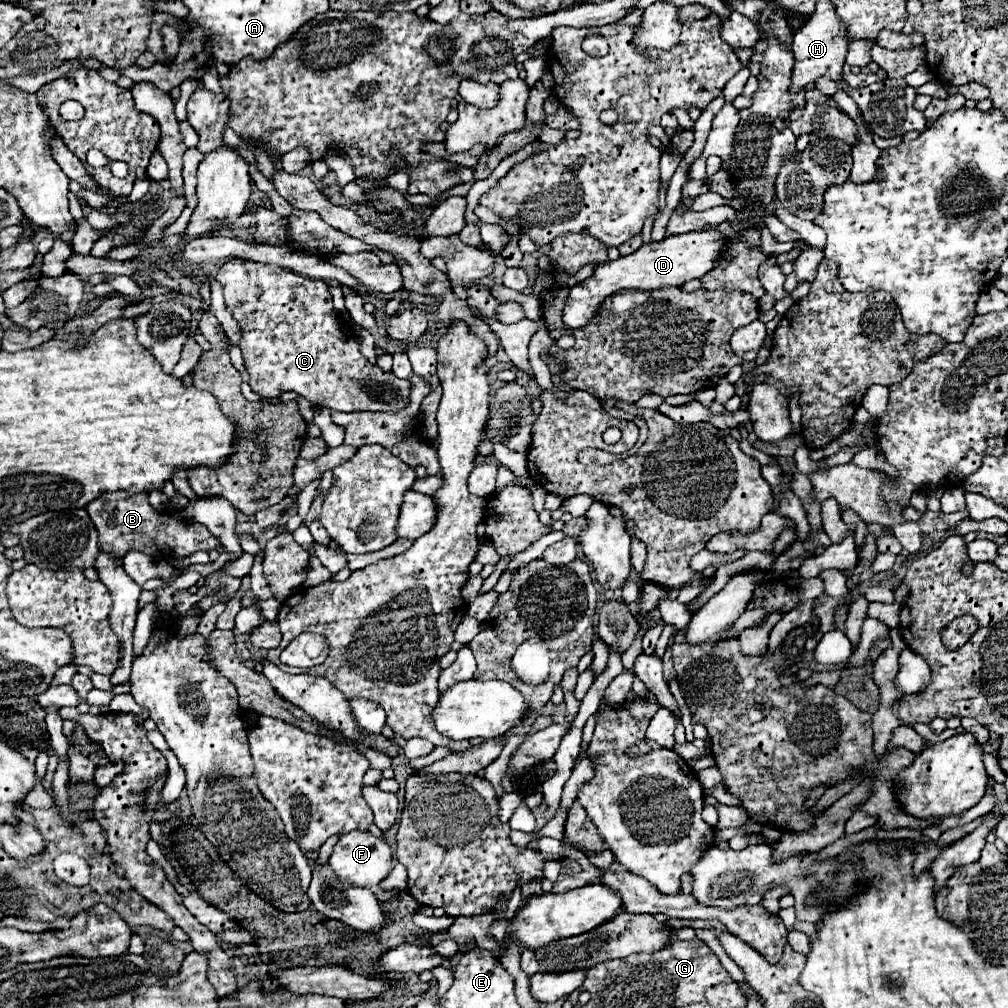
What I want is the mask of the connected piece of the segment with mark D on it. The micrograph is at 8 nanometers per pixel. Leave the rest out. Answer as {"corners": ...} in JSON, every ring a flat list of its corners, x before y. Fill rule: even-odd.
{"corners":[[699,230,699,232,685,232,677,236,667,236,661,242,643,244,637,252,629,256,621,256,615,262,599,264,595,274,585,282,571,288,563,322,567,328,583,328,587,320,591,320,601,306,601,302,617,294,621,290,655,290,663,286,681,286,693,278,703,278,709,270,719,266,721,256,727,254,727,236,717,230]]}

